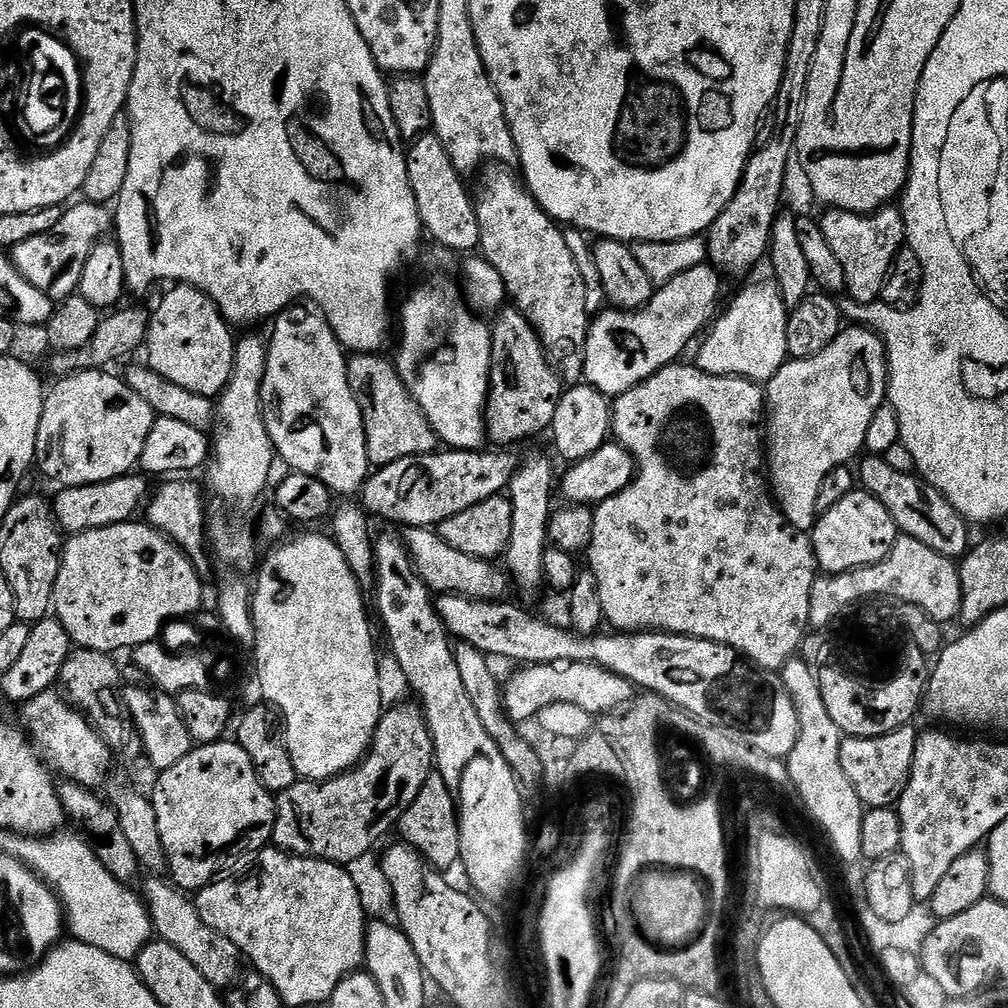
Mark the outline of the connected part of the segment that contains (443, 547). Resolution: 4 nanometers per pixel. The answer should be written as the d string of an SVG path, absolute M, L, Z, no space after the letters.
M404 528L402 539L408 553L412 555L412 561L416 563L422 582L433 593L453 592L455 596L471 596L473 600L498 600L505 595L503 592L510 588L510 580L503 567L495 568L497 565L493 561L479 560L470 554L462 554L462 550L454 550L454 546L450 546L440 537L439 531L431 528Z

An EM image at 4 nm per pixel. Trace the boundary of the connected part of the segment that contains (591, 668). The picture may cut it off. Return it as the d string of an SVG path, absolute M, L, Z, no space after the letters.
M578 662L577 664L534 664L521 667L503 685L504 711L513 724L524 726L528 719L539 717L546 706L554 702L571 702L582 706L593 718L623 709L634 699L634 685L626 678L614 674L597 664Z

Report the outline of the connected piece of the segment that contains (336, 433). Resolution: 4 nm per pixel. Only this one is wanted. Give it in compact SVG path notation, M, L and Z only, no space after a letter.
M297 302L275 317L272 336L268 340L266 372L262 378L262 410L266 430L272 439L277 457L289 465L291 471L310 474L318 478L337 497L352 496L363 489L370 475L366 454L366 430L362 422L362 410L356 396L350 390L346 349L338 342L334 330L319 311Z

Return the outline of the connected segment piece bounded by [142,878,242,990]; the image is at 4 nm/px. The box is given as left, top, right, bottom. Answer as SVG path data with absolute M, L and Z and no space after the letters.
M164 878L146 880L143 881L145 884L142 899L148 909L148 917L152 919L153 933L170 946L174 946L174 950L182 953L195 966L198 974L202 974L202 978L206 978L206 982L210 982L218 990L231 989L241 979L242 953L238 950L238 946L234 946L234 942L230 942L230 938L218 934L218 930L206 926L206 922L202 922L202 918L198 914L195 903L189 897L187 900L184 897L187 895L175 884Z

